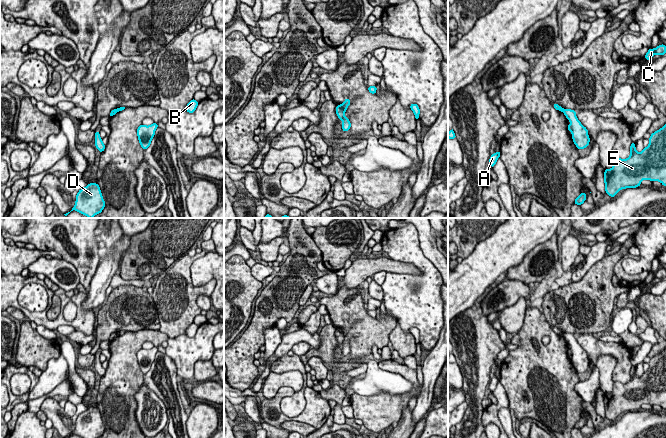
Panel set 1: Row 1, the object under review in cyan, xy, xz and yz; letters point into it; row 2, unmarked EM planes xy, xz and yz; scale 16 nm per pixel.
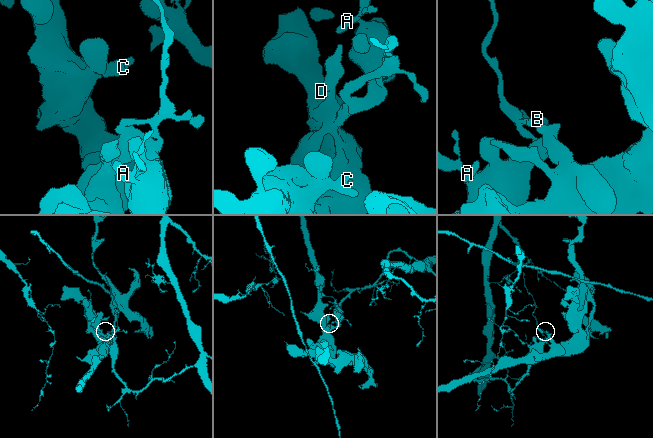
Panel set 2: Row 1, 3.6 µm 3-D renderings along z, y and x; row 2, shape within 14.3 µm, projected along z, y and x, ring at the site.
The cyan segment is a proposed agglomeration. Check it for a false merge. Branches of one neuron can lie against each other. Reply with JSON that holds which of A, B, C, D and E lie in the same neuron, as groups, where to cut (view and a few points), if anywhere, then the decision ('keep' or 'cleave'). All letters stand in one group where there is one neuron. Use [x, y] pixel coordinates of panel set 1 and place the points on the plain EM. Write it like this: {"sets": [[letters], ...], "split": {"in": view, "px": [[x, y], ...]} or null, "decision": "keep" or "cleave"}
{"sets": [["A", "B"], ["C", "D", "E"]], "split": {"in": "xz", "px": [[337, 329], [344, 335]]}, "decision": "cleave"}

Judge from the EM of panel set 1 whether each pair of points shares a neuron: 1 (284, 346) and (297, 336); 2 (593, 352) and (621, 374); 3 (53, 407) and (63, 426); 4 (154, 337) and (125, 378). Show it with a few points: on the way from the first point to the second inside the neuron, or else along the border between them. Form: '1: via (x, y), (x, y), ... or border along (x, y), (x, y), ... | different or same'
1: via (287, 343), (294, 337) | same
2: via (604, 350), (612, 350), (621, 359), (621, 363) | same
3: via (54, 412), (61, 421) | same
4: via (141, 338), (125, 354), (125, 365) | same

